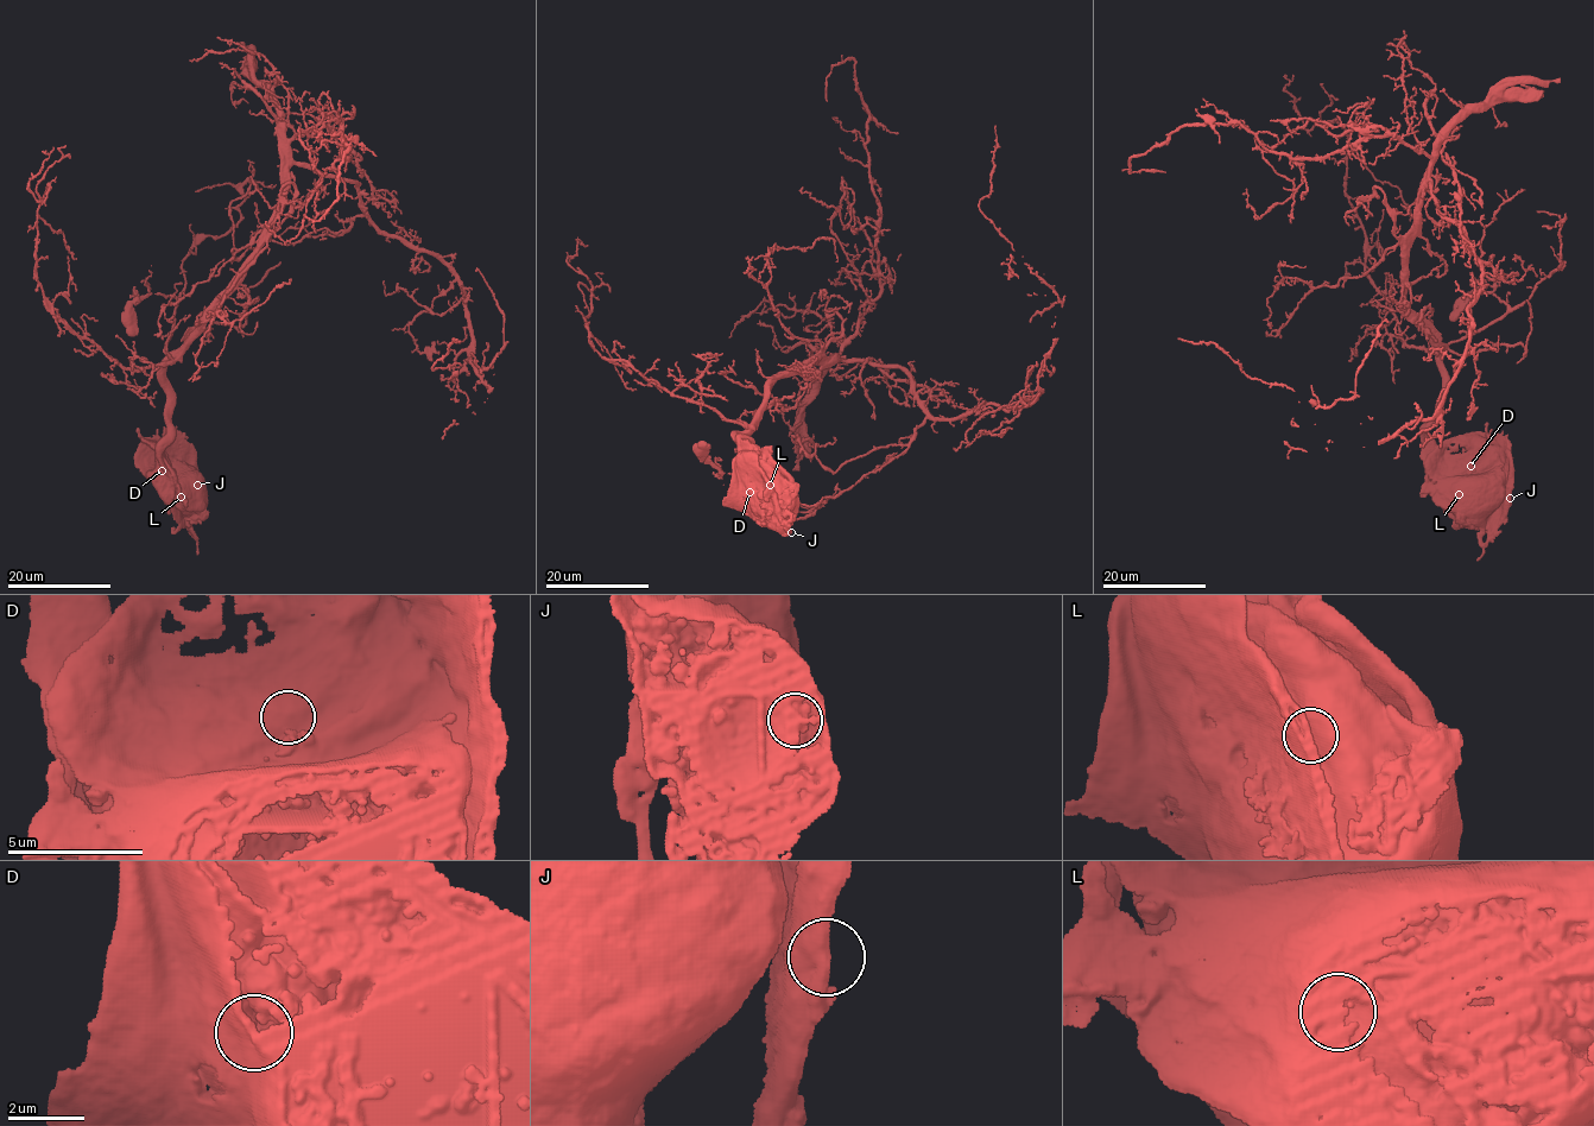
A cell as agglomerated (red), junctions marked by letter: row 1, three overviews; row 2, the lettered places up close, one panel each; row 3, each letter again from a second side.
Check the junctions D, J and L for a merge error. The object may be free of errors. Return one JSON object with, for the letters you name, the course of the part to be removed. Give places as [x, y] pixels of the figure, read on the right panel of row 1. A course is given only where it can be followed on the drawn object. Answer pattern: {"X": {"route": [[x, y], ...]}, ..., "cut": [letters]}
{"cut": []}

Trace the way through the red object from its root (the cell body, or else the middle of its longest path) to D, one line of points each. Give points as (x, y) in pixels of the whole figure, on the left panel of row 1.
D: (184, 495), (189, 493), (189, 485), (165, 478), (162, 470)

